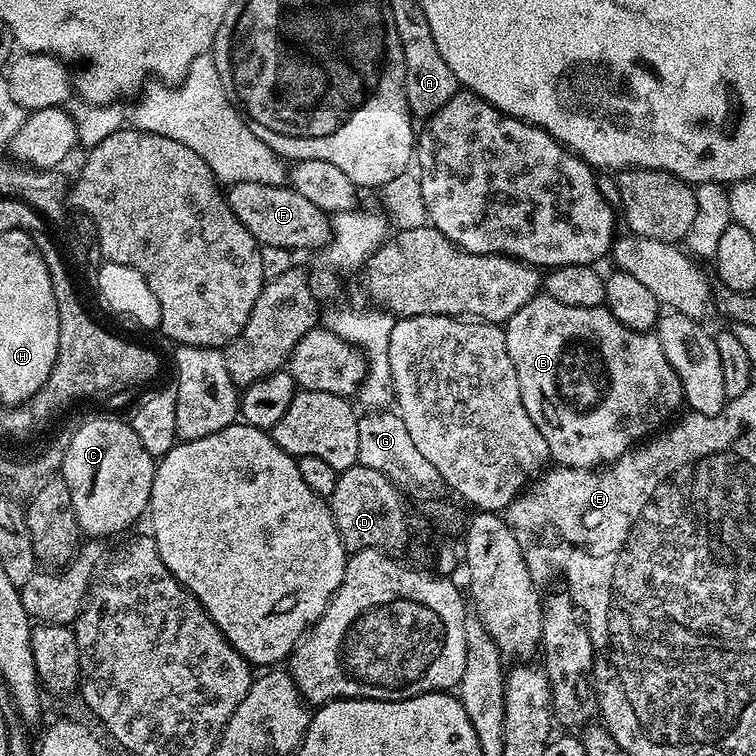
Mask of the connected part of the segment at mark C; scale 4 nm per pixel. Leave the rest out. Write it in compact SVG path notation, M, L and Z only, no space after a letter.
M100 416L97 420L88 420L73 436L69 435L67 441L68 449L60 476L69 490L77 526L85 537L116 536L126 531L143 512L145 515L149 511L157 461L146 450L146 446L142 446L142 441L138 439L138 434L134 434L127 419L111 420L108 416Z

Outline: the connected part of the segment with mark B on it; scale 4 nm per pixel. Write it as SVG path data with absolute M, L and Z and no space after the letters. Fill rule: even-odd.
M537 294L530 302L526 302L526 306L522 306L522 310L518 310L518 314L514 314L514 318L510 318L508 323L503 325L503 330L506 338L506 350L510 354L510 362L514 362L514 374L518 374L518 390L522 390L522 406L526 406L526 414L530 414L534 426L538 426L542 438L546 438L548 455L557 465L565 468L591 468L593 470L599 469L601 466L607 466L620 457L623 452L627 452L629 448L633 447L636 441L643 439L648 434L646 433L648 429L666 419L676 407L681 407L684 391L680 385L678 374L674 374L670 362L666 360L666 354L662 352L660 339L652 332L630 330L622 322L618 322L618 318L614 318L614 314L608 311L607 307L562 306L562 302L558 302L546 294ZM596 338L600 340L600 346L602 346L606 358L596 356ZM624 362L628 362L630 368L624 368ZM588 396L590 396L590 404L600 404L600 398L606 400L602 404L602 408L596 410L598 414L592 414L592 412L588 414ZM646 408L648 408L648 416L632 416L634 410L638 410L636 414L642 414L642 410L646 410ZM618 418L620 418L620 422L624 418L624 426L622 424L614 426L618 422Z

